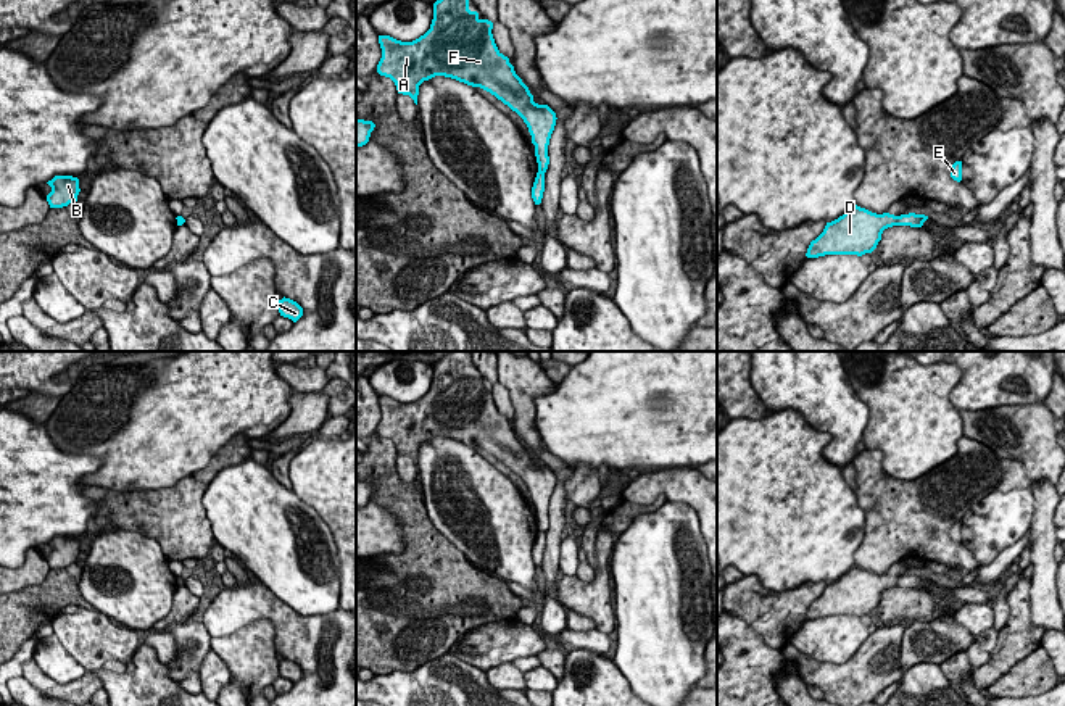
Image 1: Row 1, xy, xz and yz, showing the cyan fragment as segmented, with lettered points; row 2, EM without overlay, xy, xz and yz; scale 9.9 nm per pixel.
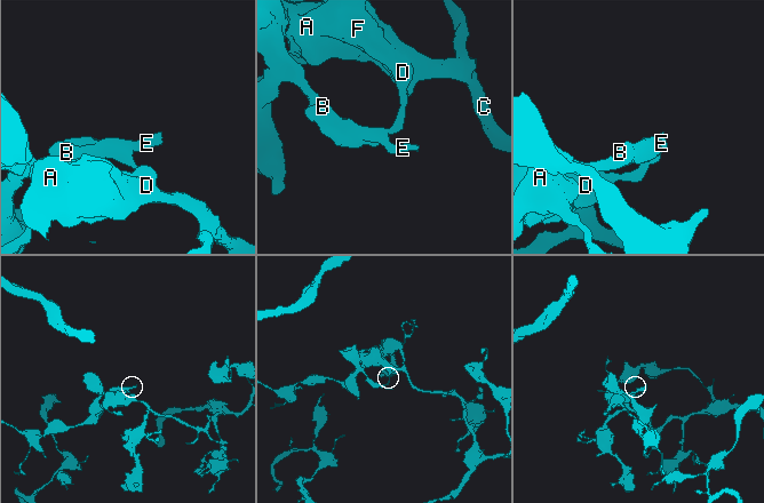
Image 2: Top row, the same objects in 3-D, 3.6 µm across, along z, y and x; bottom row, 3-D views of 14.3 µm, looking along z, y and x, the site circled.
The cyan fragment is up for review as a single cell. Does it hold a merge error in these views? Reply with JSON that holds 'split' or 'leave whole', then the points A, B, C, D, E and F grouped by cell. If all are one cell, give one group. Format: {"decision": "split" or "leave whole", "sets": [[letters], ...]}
{"decision": "split", "sets": [["A", "C", "D", "F"], ["B", "E"]]}

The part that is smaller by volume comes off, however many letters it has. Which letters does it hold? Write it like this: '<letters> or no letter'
B, E

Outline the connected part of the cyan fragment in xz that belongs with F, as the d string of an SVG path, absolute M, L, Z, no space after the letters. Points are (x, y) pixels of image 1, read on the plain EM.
M451 351L433 364L430 390L419 400L401 403L379 397L382 419L377 434L390 438L398 455L409 456L416 466L419 446L435 437L490 453L524 480L538 530L546 534L556 474L533 463L509 419L498 411L491 390L491 382L469 371L469 351Z

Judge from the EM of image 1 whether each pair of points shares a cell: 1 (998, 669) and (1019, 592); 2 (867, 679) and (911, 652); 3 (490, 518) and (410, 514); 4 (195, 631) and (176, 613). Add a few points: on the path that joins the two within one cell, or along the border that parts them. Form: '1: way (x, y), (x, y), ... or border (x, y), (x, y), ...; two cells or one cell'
1: way (1009, 650), (1019, 637), (1019, 611); one cell
2: border (906, 627), (901, 637), (903, 671); two cells
3: border (421, 494), (430, 523), (453, 544); two cells
4: border (182, 621), (171, 626); two cells

